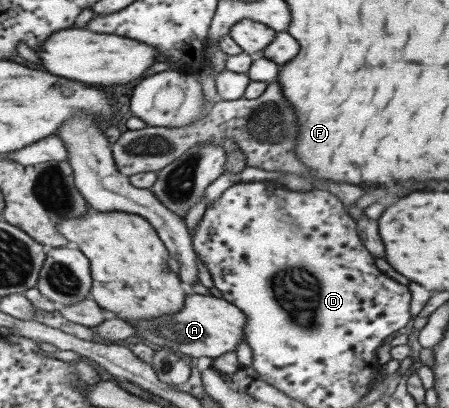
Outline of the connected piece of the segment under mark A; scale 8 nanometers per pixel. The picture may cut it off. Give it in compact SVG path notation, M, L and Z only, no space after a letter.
M185 294L182 310L178 313L162 314L154 319L138 319L128 322L136 333L136 338L144 338L152 344L166 346L173 351L187 355L190 358L207 356L217 357L228 351L236 352L236 345L244 341L244 323L246 318L240 310L222 298L203 296L200 294Z

